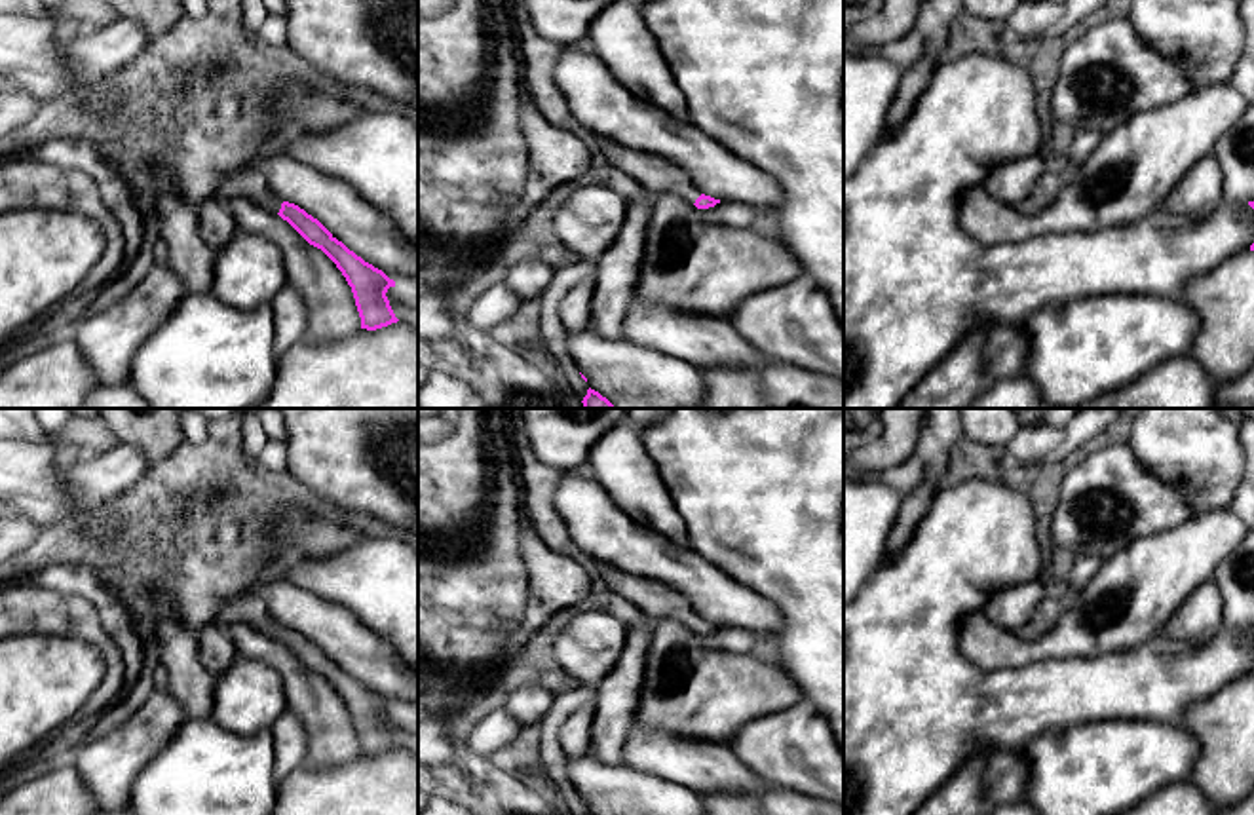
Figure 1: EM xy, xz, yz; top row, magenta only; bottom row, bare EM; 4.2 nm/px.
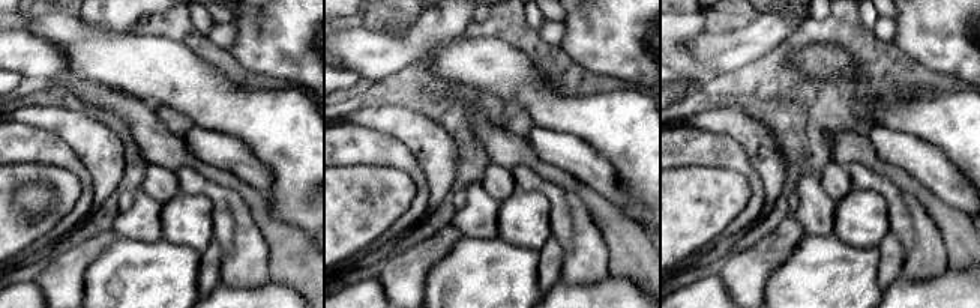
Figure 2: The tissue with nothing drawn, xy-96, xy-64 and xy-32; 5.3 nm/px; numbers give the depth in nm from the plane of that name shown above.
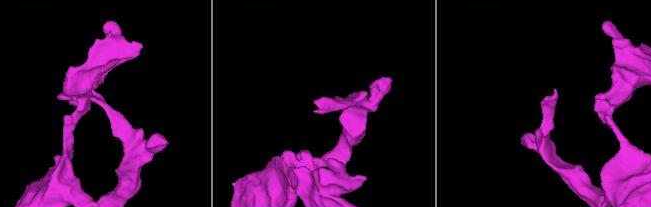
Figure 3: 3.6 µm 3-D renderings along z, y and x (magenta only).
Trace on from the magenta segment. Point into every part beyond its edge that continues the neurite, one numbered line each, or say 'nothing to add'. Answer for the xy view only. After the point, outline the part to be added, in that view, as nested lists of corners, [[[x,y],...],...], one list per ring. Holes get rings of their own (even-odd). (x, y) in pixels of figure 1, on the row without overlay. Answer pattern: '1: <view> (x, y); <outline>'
1: xy (249, 606); [[[249,589],[245,593],[230,597],[215,621],[218,621],[222,627],[228,627],[232,623],[247,623],[274,640],[279,638],[283,629],[283,625],[272,617],[258,589]]]

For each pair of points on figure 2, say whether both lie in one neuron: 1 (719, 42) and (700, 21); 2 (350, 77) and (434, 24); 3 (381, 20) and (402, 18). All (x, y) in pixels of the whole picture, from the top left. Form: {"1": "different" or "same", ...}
{"1": "different", "2": "different", "3": "same"}

